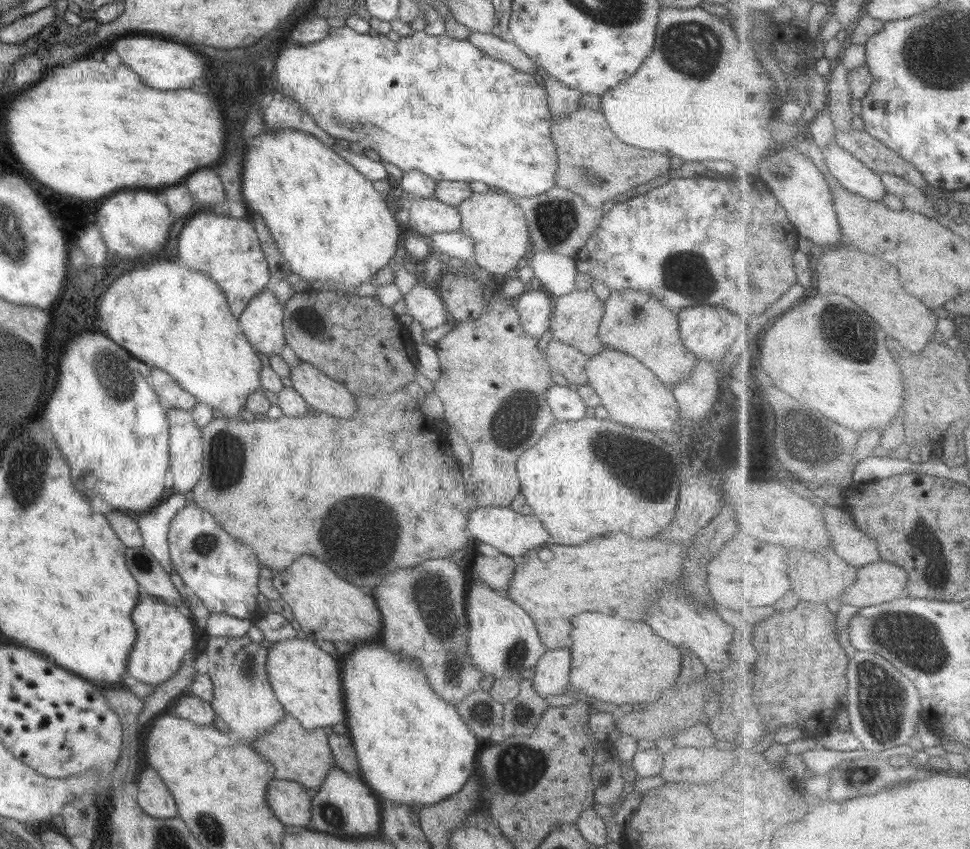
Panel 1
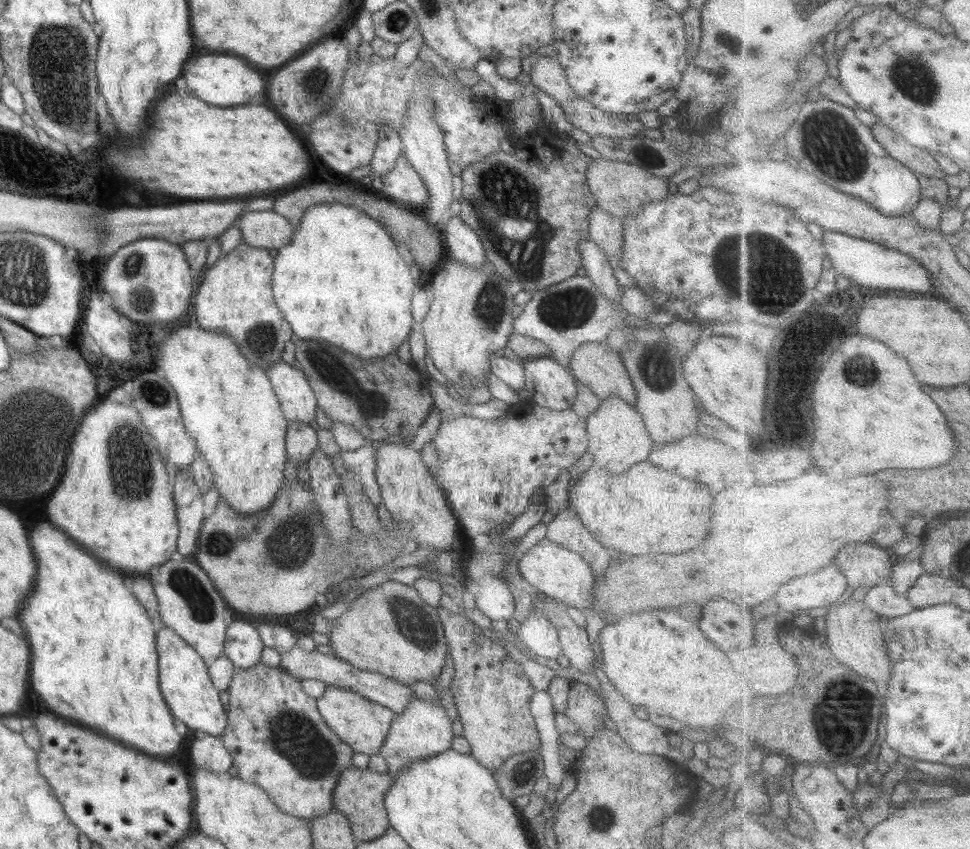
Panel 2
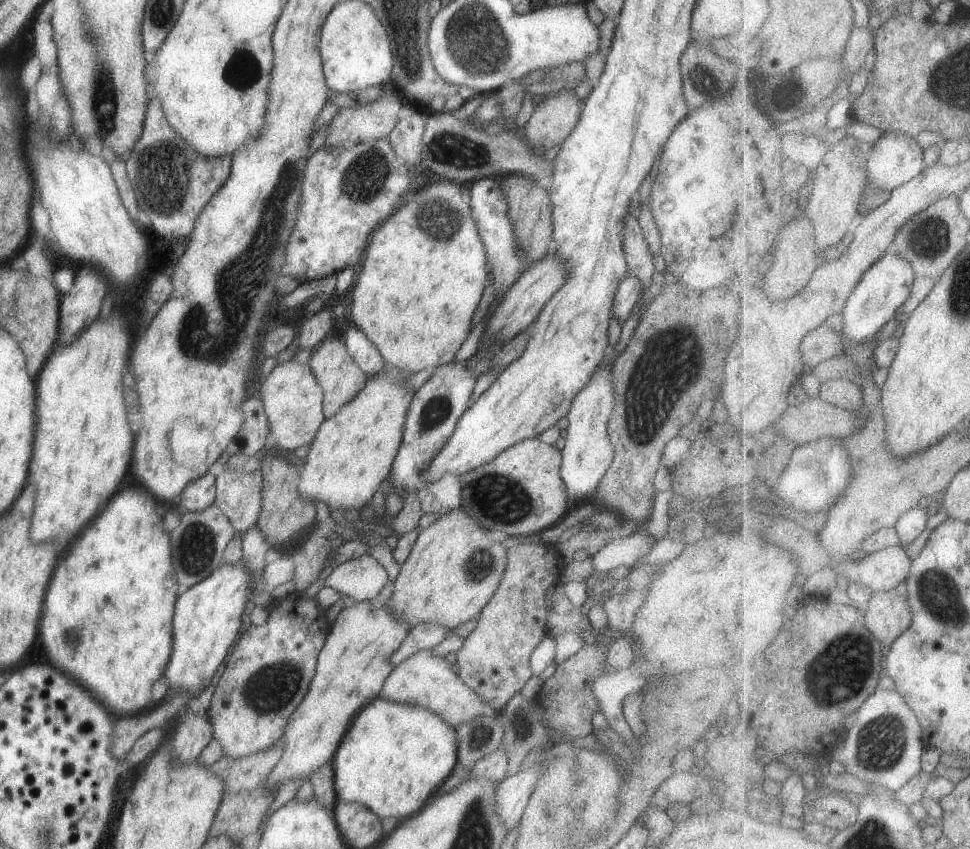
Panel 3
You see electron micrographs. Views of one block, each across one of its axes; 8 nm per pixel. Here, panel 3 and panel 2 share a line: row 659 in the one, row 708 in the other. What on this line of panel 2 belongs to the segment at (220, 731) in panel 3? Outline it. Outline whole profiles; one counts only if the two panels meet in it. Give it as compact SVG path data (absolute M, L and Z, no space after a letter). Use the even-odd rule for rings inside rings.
M262 661L252 668L238 669L227 689L230 695L226 714L228 726L224 728L221 739L230 751L242 780L266 791L282 812L310 821L335 810L332 792L336 788L336 780L340 778L340 772L354 766L352 756L355 752L326 724L317 709L316 699L306 694L301 682L281 666L271 667Z

